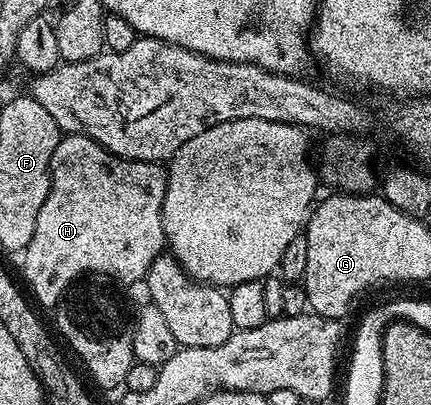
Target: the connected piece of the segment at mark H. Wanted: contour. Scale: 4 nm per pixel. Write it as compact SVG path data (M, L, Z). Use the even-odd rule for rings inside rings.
M83 132L64 134L58 148L54 148L52 183L46 204L42 204L42 212L38 212L38 224L34 224L30 244L22 252L24 278L30 294L32 289L31 297L48 308L55 307L77 279L100 276L96 274L105 274L116 282L143 283L150 272L150 264L154 264L166 246L162 204L167 191L168 172L161 163L119 158Z

